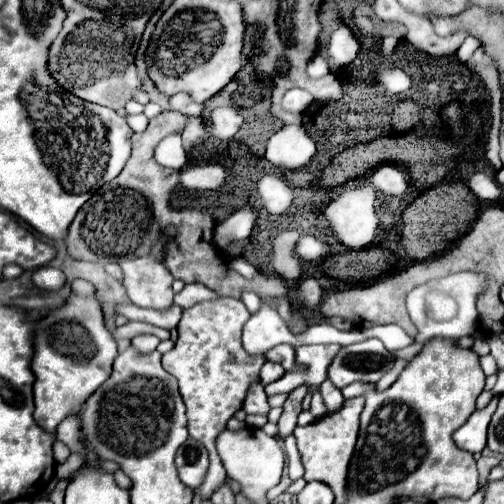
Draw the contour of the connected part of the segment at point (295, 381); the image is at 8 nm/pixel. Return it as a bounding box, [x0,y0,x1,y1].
[266,344,341,396]

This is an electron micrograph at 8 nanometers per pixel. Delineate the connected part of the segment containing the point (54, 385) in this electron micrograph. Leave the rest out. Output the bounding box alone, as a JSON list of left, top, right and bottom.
[32,294,118,434]

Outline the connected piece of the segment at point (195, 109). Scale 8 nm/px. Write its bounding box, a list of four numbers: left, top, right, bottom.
[170,94,202,116]

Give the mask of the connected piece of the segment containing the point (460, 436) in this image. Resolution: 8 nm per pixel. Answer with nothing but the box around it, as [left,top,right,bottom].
[454,395,500,454]

